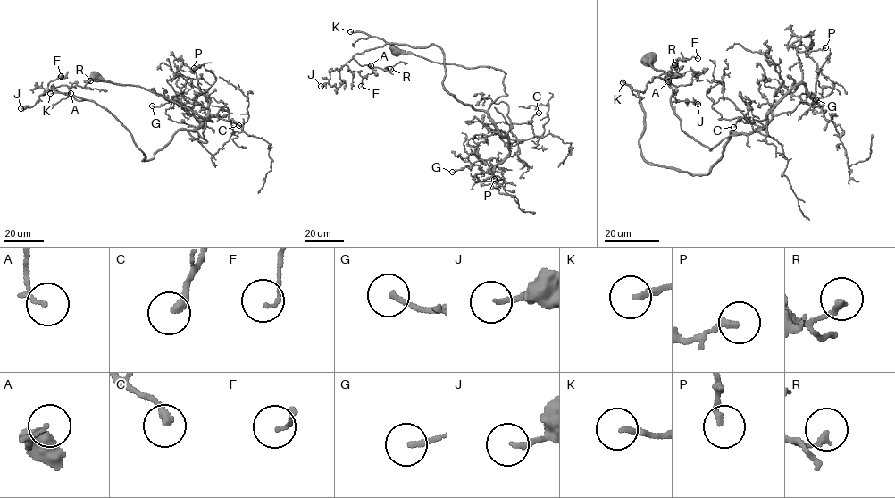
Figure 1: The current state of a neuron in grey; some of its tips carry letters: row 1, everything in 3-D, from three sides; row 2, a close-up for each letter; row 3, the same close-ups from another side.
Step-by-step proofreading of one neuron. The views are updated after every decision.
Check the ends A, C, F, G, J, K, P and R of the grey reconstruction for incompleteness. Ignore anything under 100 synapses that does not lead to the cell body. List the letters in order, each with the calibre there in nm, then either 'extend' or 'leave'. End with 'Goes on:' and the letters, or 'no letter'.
A: 120 nm | leave
C: 300 nm | leave
F: 110 nm | leave
G: 170 nm | leave
J: 160 nm | leave
K: 190 nm | extend
P: 200 nm | leave
R: 220 nm | leave
Goes on: K

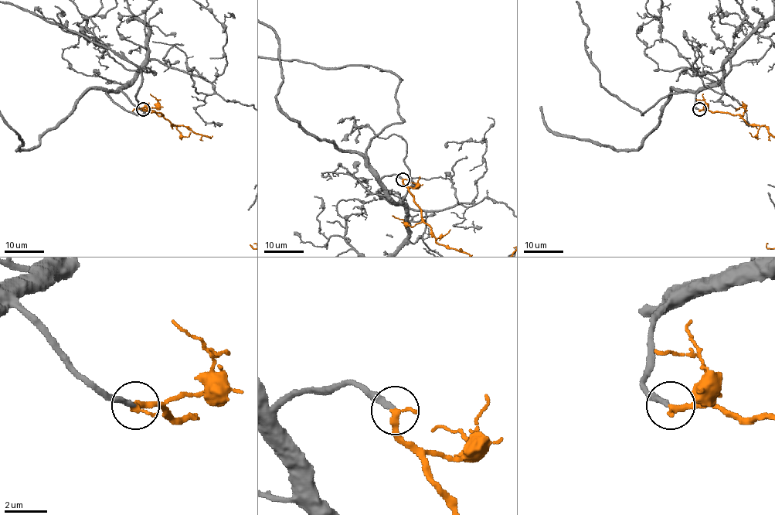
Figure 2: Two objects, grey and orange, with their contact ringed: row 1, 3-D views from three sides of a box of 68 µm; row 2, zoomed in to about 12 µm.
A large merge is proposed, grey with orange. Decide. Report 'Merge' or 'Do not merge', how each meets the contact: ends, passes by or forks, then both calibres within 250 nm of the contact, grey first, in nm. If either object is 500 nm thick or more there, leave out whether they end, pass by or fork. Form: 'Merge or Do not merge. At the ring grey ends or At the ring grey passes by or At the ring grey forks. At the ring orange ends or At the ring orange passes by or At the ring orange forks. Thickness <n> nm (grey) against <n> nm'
Merge. At the ring grey ends. At the ring orange ends. Thickness 240 nm (grey) against 360 nm

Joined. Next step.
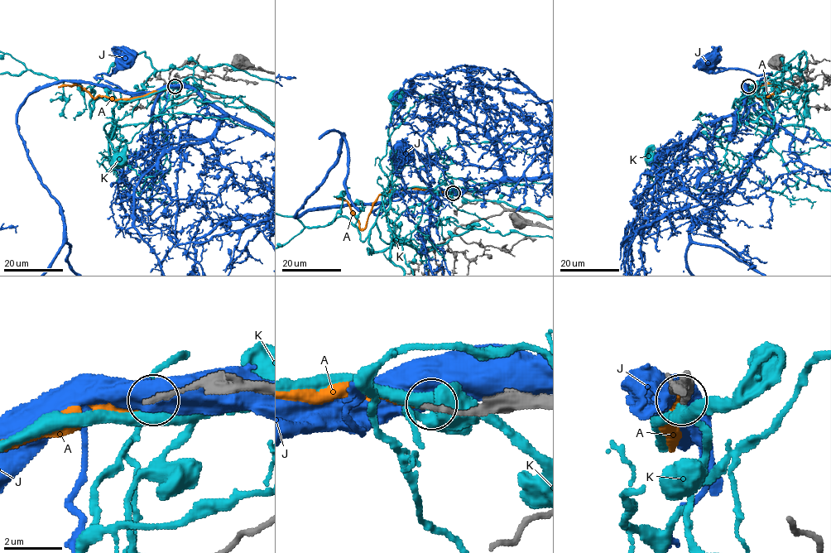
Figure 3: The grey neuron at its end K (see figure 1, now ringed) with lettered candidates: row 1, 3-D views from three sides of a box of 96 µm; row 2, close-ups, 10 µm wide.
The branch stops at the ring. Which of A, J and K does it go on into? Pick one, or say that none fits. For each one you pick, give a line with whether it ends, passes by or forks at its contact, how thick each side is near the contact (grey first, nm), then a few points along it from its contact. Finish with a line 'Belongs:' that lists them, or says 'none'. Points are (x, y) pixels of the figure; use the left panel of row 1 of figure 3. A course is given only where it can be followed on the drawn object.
A: it ends | 220/400 nm
Belongs: A

